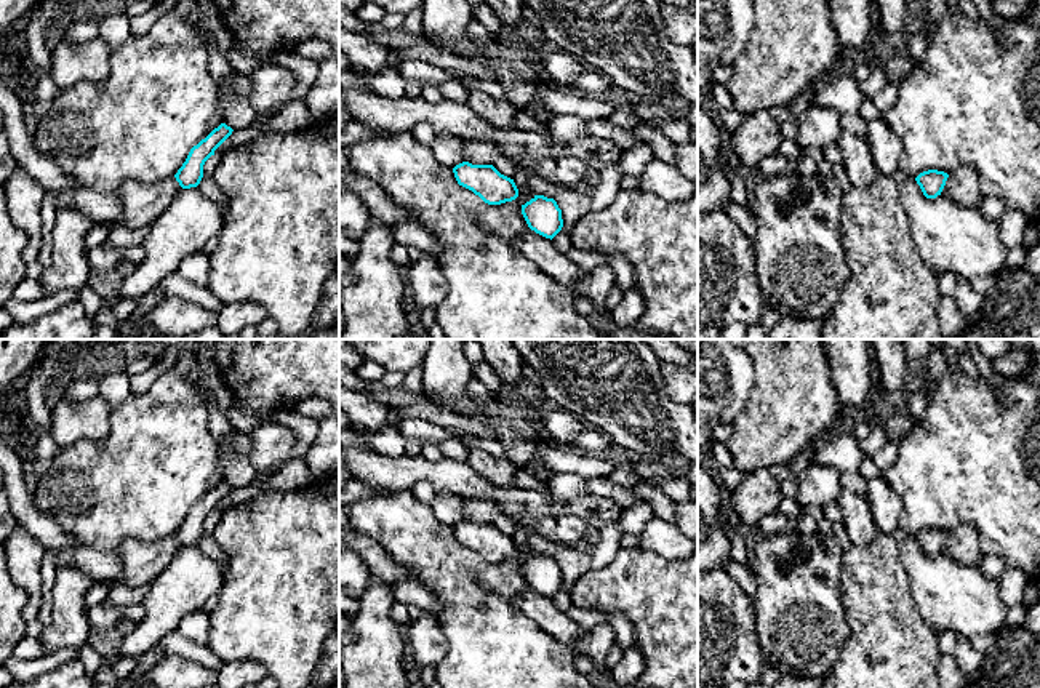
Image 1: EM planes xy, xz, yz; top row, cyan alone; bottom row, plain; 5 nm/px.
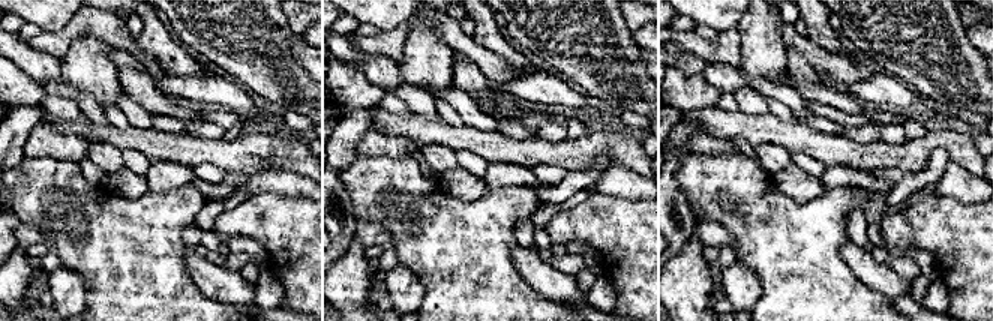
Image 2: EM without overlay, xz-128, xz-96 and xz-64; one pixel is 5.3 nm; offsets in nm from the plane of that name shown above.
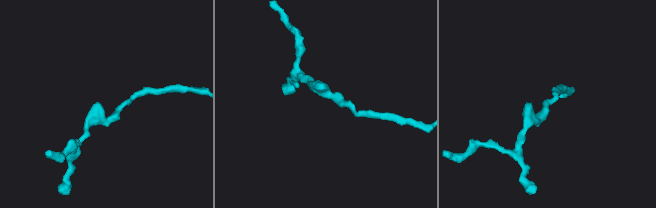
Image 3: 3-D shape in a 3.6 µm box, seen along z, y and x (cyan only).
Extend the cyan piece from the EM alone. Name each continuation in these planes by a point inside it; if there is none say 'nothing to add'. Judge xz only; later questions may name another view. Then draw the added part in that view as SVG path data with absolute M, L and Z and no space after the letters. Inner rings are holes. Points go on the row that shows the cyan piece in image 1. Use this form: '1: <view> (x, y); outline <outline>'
nothing to add

